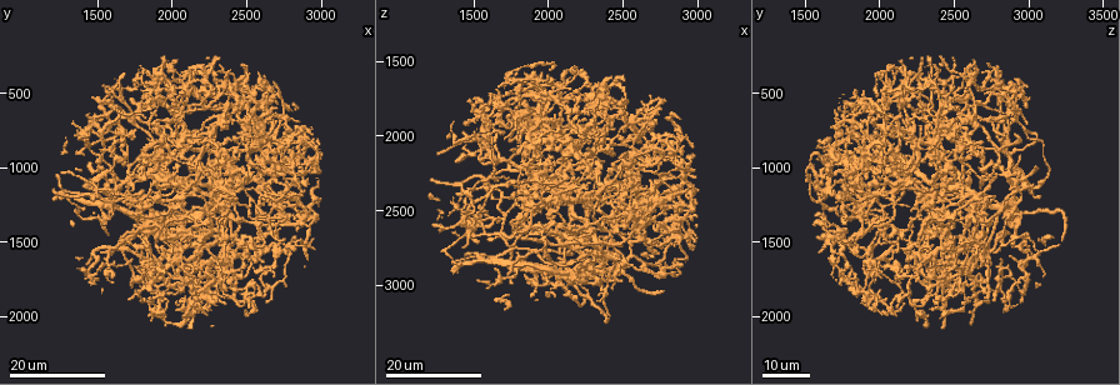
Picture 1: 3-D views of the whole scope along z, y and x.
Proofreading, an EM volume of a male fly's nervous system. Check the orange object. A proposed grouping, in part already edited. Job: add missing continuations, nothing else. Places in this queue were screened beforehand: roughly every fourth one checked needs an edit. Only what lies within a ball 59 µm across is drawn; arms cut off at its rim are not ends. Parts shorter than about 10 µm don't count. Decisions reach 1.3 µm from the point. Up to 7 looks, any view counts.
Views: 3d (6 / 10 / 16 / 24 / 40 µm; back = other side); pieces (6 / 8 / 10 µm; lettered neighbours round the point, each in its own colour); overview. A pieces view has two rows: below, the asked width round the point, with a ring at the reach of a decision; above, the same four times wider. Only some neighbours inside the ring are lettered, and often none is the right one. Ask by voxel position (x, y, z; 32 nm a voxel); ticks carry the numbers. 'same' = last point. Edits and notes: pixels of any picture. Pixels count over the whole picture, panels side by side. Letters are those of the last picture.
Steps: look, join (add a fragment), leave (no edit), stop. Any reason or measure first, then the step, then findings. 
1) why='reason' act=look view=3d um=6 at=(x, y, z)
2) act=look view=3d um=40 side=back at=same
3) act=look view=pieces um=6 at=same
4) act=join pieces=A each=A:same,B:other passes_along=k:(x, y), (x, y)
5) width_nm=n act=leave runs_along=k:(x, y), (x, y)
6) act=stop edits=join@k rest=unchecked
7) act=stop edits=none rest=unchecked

why='an open end' act=look view=3d um=24 at=(2260, 480, 2020)

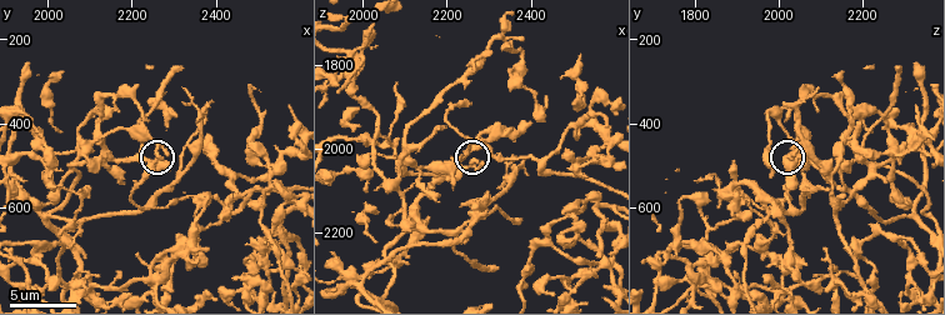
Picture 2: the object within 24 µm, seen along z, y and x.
act=look view=3d um=10 at=(2270, 475, 2035)

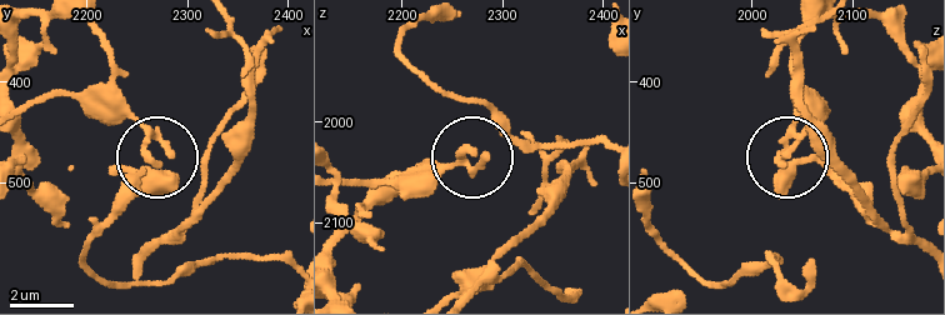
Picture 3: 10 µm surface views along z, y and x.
why='see the neighbours' act=look view=pieces um=6 at=(2268, 480, 2028)

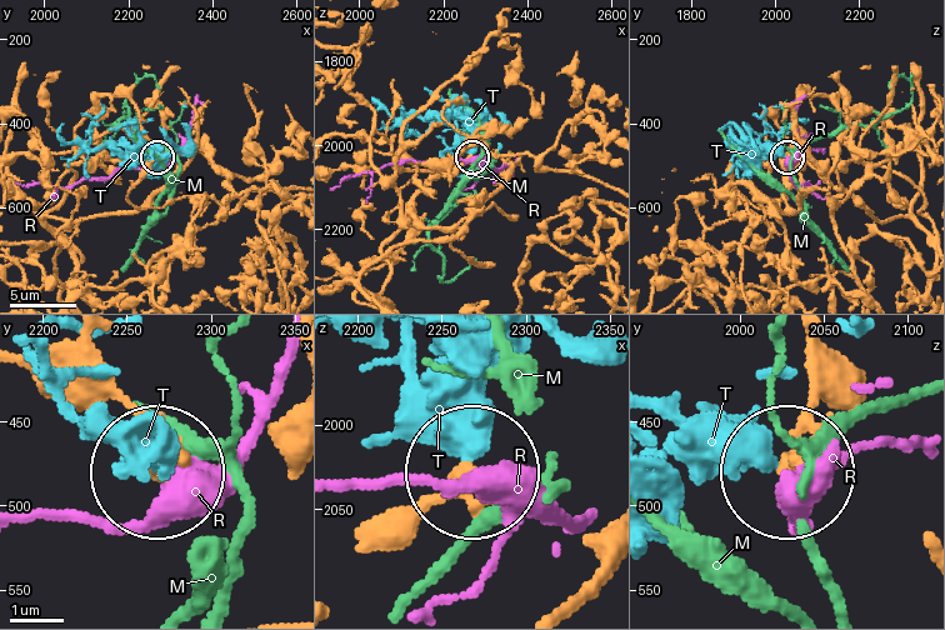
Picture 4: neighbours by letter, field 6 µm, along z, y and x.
act=leave each=M:other,R:other,T:other runs_along=4:(808, 361), (808, 415), (785, 464) found='none of them fits'

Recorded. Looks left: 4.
why='free end' act=look view=3d um=24 at=(2460, 860, 2140)

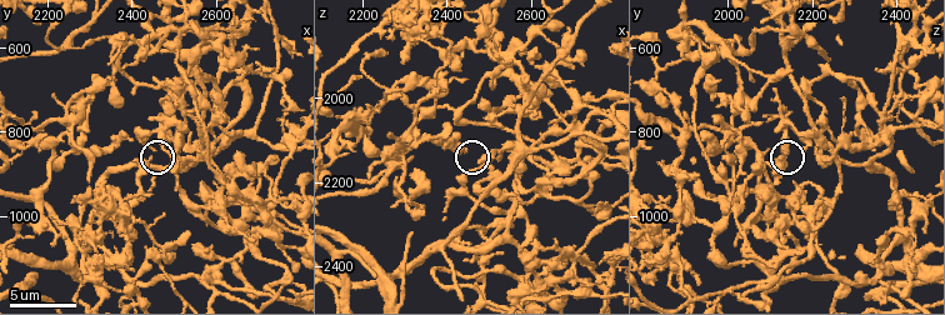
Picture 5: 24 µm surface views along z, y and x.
act=look view=pieces um=6 at=(2440, 860, 2130)

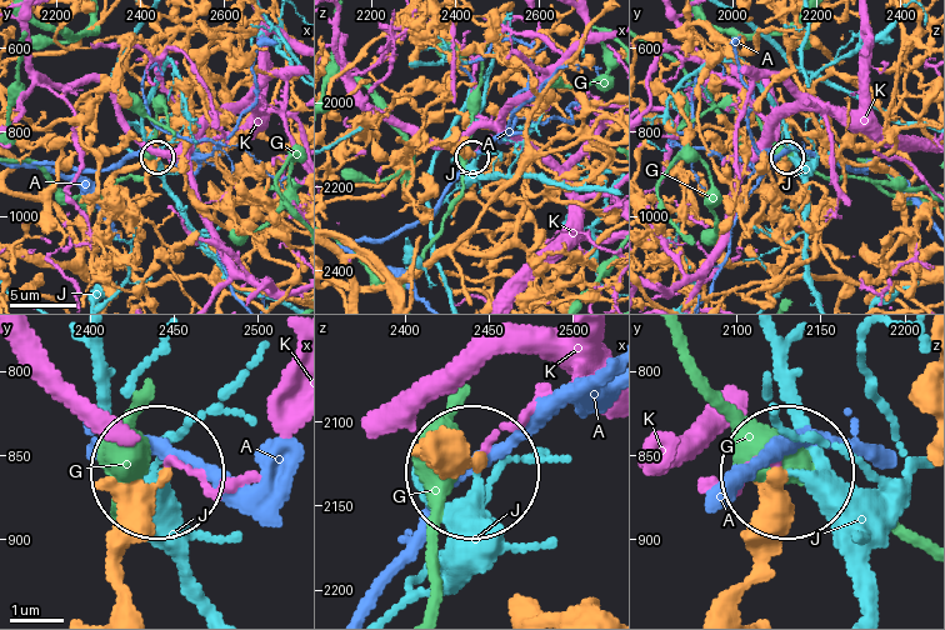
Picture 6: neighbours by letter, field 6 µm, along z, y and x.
act=leave each=A:other,G:other,J:other,K:other runs_along=6:(744, 596), (756, 515), (779, 480) found='no lettered fragment goes on from it'

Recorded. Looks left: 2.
why='thin end' act=look view=3d um=24 at=(2420, 1100, 3040)

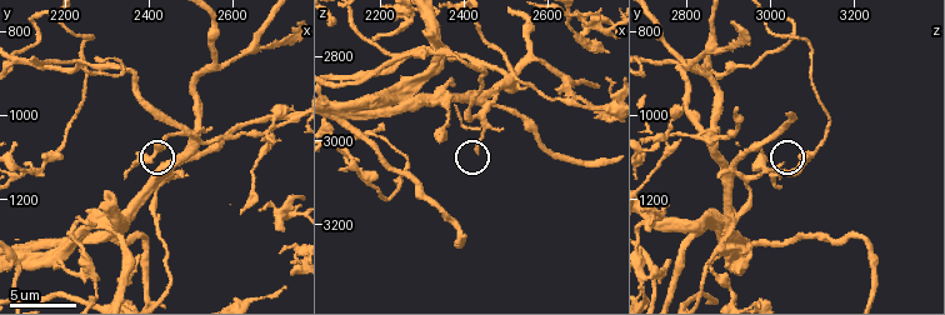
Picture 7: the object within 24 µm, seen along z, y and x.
act=look view=pieces um=6 at=(2435, 1115, 3030)

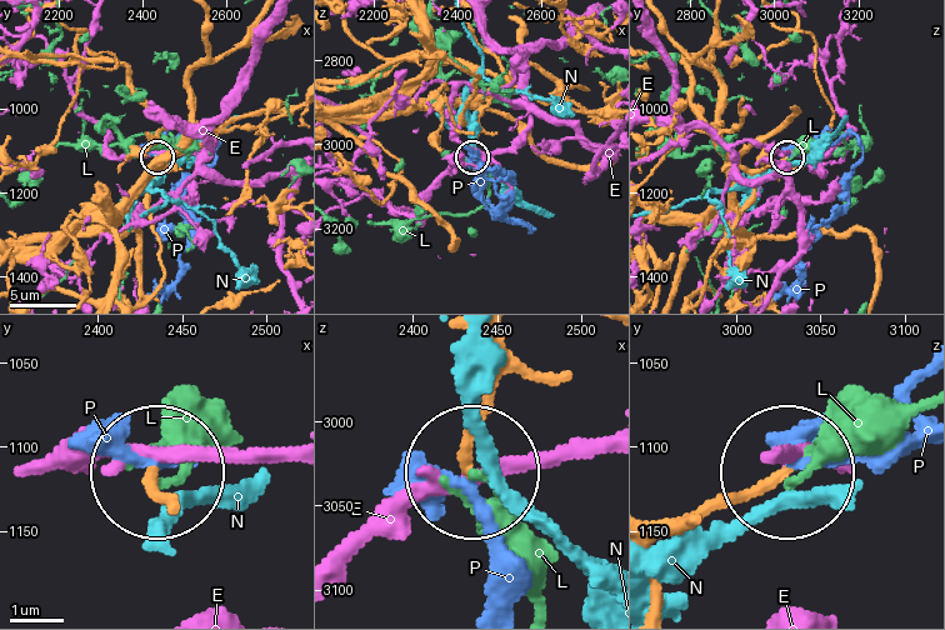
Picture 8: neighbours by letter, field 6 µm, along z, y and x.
act=join pieces=P each=E:other,L:other,N:other,P:same found='it goes on there'

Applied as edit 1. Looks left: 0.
act=stop edits=join@8 rest=unchecked

